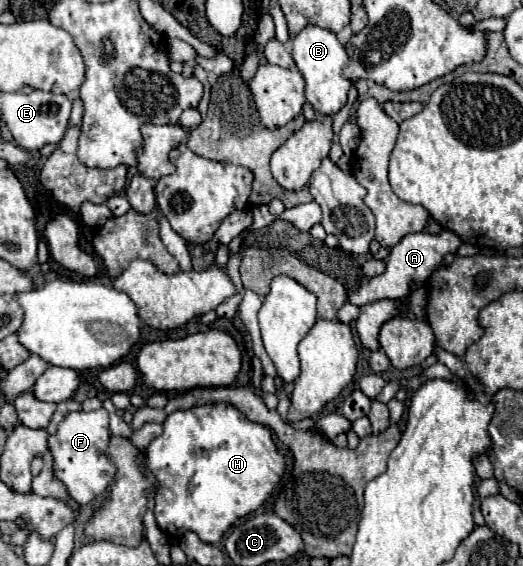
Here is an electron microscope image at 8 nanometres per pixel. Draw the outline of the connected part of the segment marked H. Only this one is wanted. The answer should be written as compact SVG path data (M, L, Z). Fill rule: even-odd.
M212 403L194 405L192 409L180 409L168 415L164 433L148 445L148 469L160 481L160 487L174 491L170 501L160 493L156 495L154 515L160 529L172 539L178 539L184 531L196 531L204 543L218 543L240 517L262 507L272 495L286 473L286 457L278 451L268 427L248 421L234 405Z

